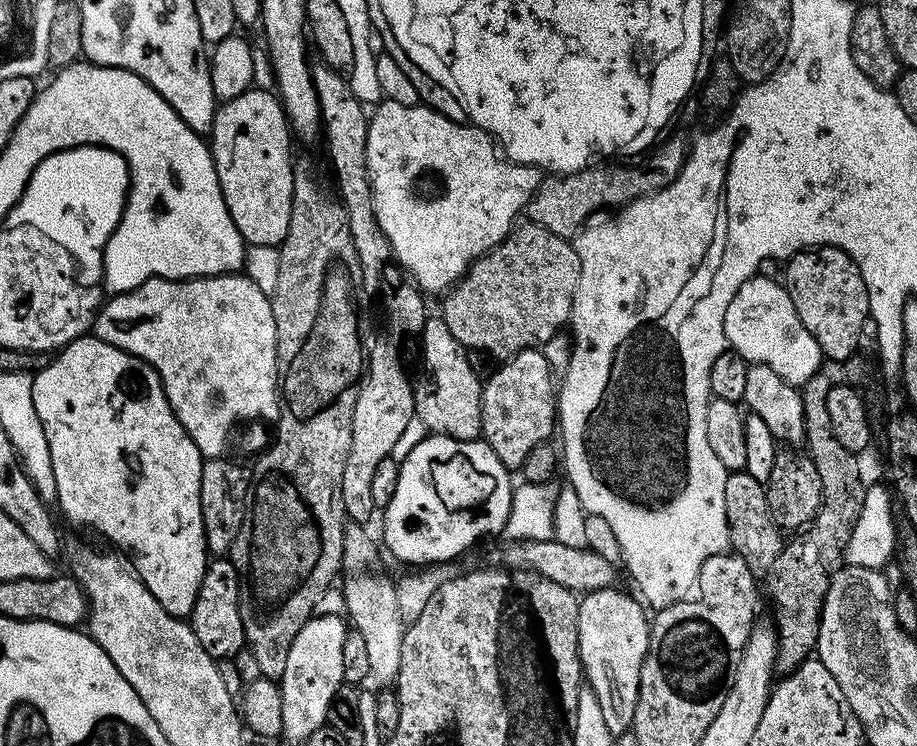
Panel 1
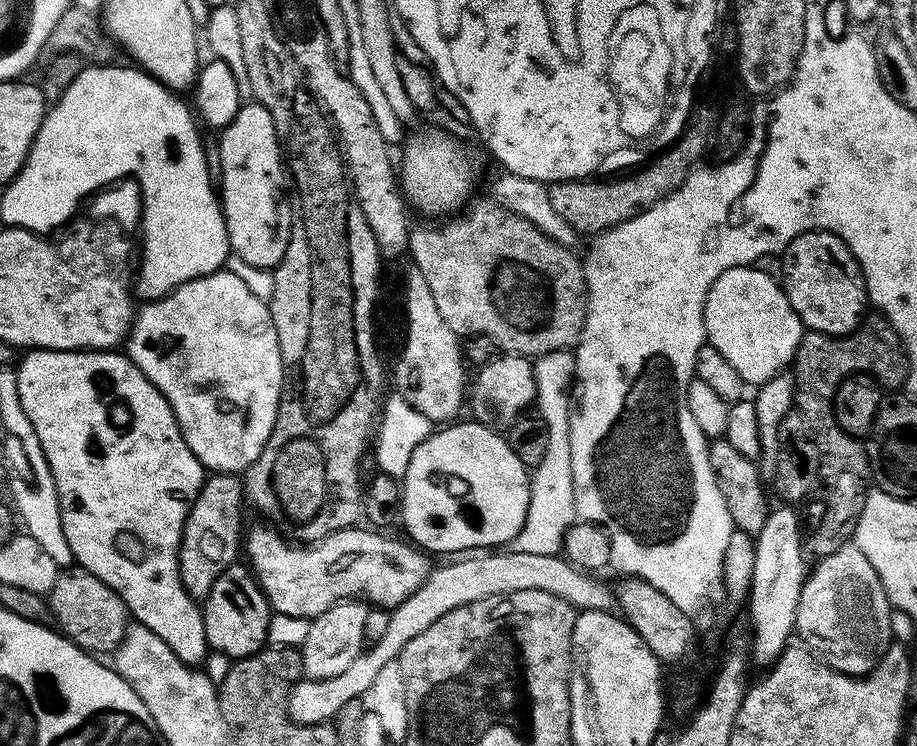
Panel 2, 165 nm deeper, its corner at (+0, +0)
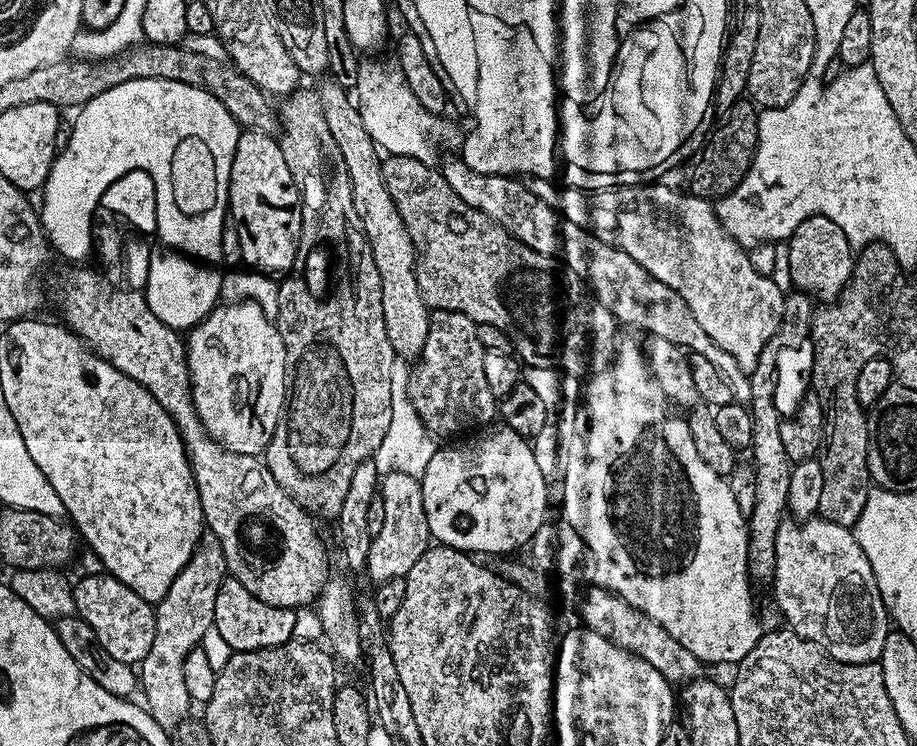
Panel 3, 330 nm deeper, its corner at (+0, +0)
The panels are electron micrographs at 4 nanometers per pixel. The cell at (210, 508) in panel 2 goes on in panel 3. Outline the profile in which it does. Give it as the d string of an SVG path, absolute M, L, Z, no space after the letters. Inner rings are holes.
M205 531L196 544L194 554L190 554L190 562L186 562L178 578L174 578L170 590L166 590L159 604L155 605L154 643L150 646L150 654L146 654L146 658L138 665L138 680L142 692L144 688L143 703L154 722L158 722L158 726L165 730L179 729L182 718L189 715L184 659L190 650L201 647L206 630L214 627L214 601L228 575L226 554L222 554L218 538L213 532Z

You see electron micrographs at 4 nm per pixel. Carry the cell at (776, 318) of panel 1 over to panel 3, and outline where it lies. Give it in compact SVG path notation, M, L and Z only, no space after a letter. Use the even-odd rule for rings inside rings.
M551 179L527 181L527 188L542 202L555 208L565 220L574 222L578 227L585 228L587 232L593 232L602 242L610 246L620 248L634 262L638 262L658 282L670 286L690 306L690 314L698 318L702 330L710 334L712 341L742 370L751 374L758 366L758 358L770 342L770 338L780 328L780 322L784 319L785 289L780 289L775 284L773 277L763 276L751 265L749 253L721 226L716 216L713 205L701 197L689 194L687 191L675 192L664 184L634 184L631 186L609 186L607 188L592 188L581 190L576 188L555 188ZM584 191L584 192L579 192ZM668 236L676 236L668 244Z

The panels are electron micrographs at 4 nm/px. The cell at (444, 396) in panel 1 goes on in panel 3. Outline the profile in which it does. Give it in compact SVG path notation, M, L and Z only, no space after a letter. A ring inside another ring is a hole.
M331 78L321 79L320 82L320 88L315 89L316 97L322 106L322 114L326 116L326 126L330 126L330 135L334 137L338 151L342 154L342 162L346 162L346 174L350 174L350 194L354 198L354 211L358 213L368 245L372 247L374 266L378 266L378 278L382 282L382 314L386 322L386 338L390 338L390 346L397 356L416 358L423 350L423 344L428 336L430 309L418 290L418 282L415 278L414 242L406 230L406 222L402 222L402 216L398 214L398 208L394 206L394 198L390 198L390 192L386 190L380 164L381 153L370 138L370 134L366 134L366 126L362 126L360 112L356 108L349 89L338 86Z

